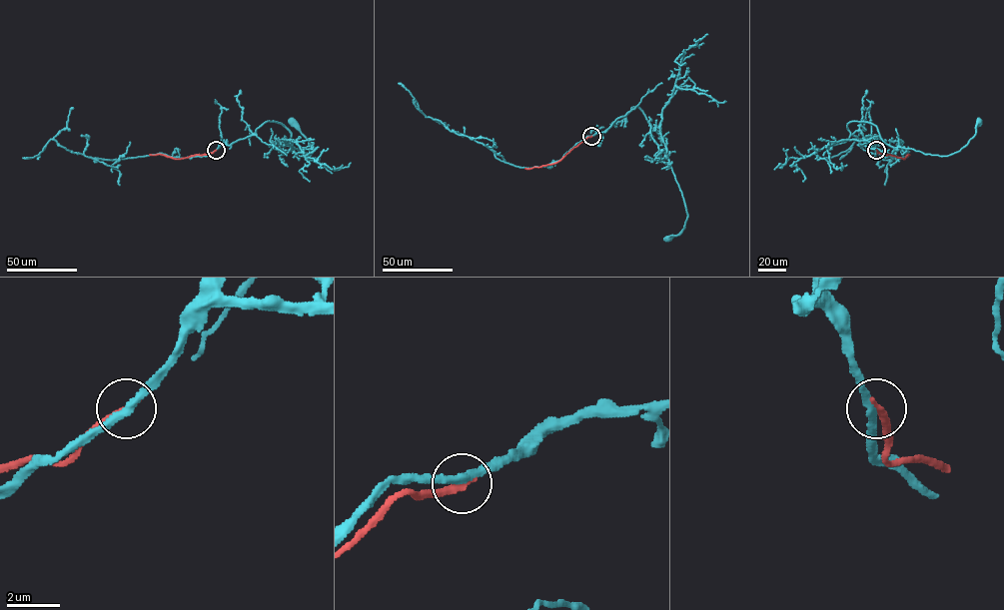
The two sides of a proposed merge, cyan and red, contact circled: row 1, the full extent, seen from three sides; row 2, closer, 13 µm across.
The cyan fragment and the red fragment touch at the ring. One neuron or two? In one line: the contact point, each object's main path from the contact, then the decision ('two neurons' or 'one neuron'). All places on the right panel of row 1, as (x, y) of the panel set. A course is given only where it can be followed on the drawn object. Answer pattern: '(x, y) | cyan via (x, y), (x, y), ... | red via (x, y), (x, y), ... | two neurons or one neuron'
(876, 150) | cyan via (876, 150), (851, 135), (847, 124), (871, 123), (890, 146), (947, 156), (966, 145), (979, 122) | red via (876, 150), (903, 159), (908, 155) | two neurons

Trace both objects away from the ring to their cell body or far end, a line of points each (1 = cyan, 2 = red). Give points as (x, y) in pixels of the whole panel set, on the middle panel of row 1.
1: (591, 136), (604, 132), (637, 107), (666, 139), (667, 159), (687, 214), (683, 229), (667, 239)
2: (591, 136), (555, 163), (524, 168)

